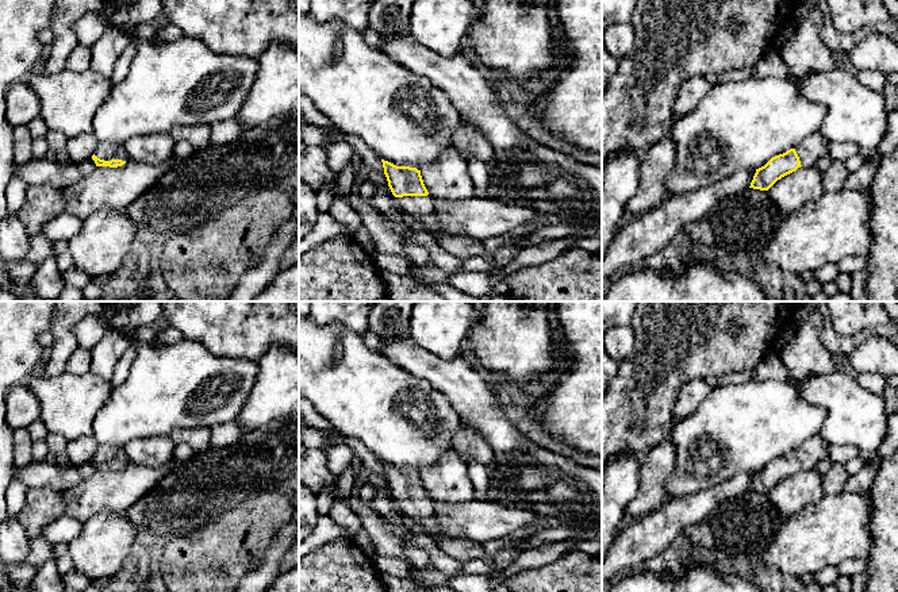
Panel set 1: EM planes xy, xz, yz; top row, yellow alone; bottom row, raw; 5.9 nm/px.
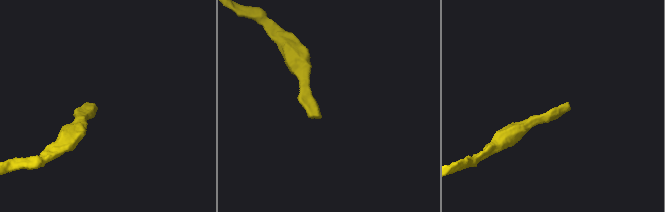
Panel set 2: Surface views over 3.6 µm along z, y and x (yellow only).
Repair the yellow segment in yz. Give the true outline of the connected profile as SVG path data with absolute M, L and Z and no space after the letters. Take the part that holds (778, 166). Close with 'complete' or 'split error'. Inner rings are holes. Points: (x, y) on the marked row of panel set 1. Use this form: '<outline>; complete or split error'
M820 134L805 138L795 149L772 157L764 166L756 169L749 188L768 191L778 180L801 166L814 166L828 155L829 142Z; split error

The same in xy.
M99 143L92 159L96 166L118 168L127 162L127 153L123 145Z; split error

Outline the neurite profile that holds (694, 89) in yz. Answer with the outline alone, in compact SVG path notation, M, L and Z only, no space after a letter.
M695 76L686 80L676 95L674 115L675 118L682 118L691 112L699 101L706 96L710 89L710 84L705 76Z

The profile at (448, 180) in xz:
M453 146L421 170L423 184L433 200L461 201L475 196L465 158Z

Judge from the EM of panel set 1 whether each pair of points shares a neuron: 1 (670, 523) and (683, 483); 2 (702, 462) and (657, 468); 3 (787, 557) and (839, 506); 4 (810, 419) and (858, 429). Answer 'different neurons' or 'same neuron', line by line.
1: different neurons
2: different neurons
3: same neuron
4: different neurons

